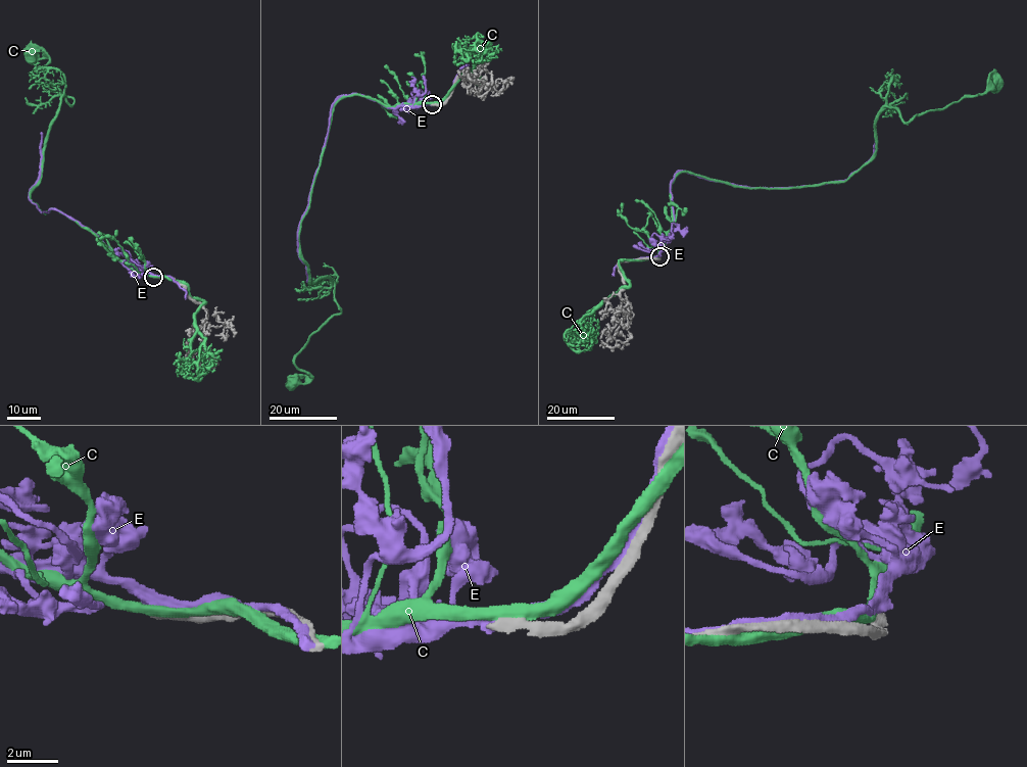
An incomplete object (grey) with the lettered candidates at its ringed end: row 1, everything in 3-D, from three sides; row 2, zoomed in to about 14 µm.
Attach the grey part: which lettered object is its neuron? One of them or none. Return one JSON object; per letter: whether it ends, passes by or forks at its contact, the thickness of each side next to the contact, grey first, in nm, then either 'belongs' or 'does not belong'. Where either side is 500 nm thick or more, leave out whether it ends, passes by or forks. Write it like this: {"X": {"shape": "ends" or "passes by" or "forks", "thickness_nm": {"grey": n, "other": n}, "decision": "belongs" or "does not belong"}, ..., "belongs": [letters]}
{"C": {"shape": "passes by", "thickness_nm": {"grey": 360, "other": 400}, "decision": "does not belong"}, "E": {"shape": "passes by", "thickness_nm": {"grey": 320, "other": 400}, "decision": "does not belong"}, "belongs": []}

